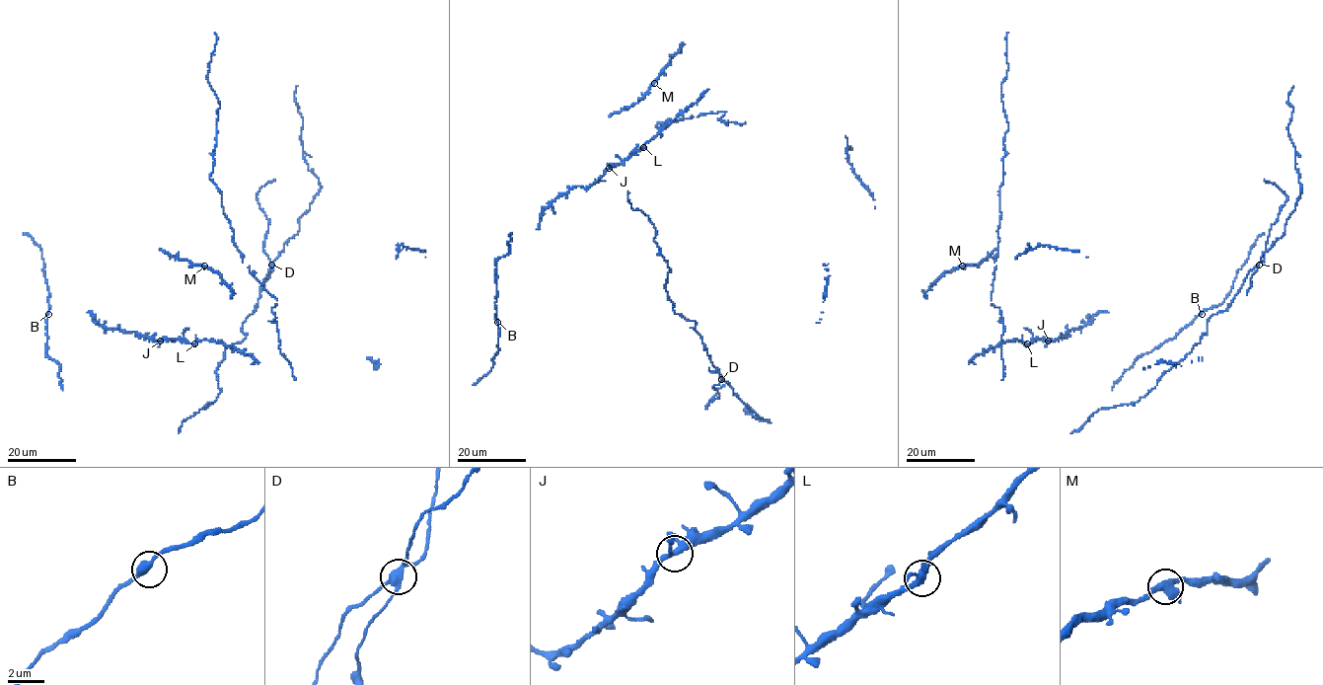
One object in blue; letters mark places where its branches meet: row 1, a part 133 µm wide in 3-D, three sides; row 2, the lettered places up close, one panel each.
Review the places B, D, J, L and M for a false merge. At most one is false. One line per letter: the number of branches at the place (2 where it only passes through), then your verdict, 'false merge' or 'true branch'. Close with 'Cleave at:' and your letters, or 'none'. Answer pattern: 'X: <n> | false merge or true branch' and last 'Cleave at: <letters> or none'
B: 2 | true branch
D: 4 | false merge
J: 4 | true branch
L: 3 | true branch
M: 3 | true branch
Cleave at: D

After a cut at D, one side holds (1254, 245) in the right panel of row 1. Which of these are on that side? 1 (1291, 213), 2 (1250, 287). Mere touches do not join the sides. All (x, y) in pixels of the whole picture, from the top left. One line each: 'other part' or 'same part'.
1: same part
2: other part

